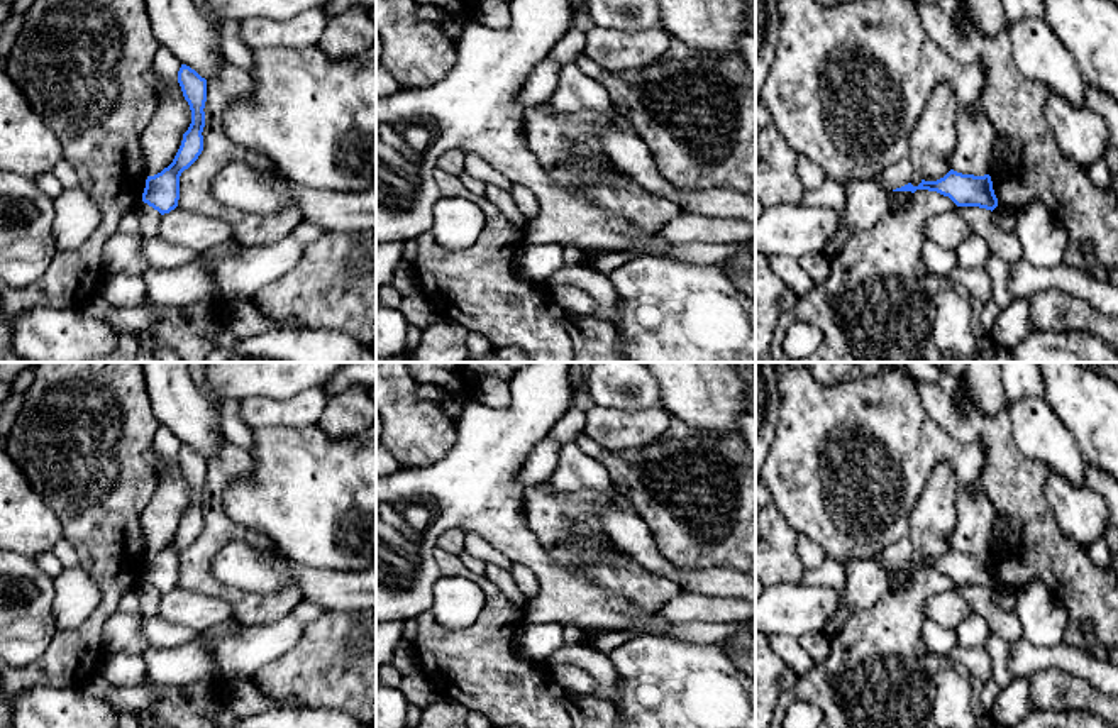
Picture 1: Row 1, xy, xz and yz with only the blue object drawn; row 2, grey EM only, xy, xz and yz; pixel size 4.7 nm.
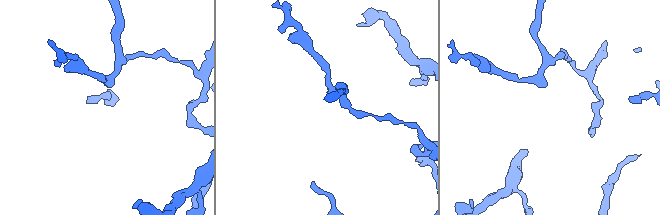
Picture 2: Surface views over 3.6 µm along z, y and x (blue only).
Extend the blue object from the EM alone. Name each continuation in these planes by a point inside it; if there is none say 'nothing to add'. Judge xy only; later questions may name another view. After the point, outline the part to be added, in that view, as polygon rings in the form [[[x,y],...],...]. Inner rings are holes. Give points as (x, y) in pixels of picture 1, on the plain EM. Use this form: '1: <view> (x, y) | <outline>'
nothing to add

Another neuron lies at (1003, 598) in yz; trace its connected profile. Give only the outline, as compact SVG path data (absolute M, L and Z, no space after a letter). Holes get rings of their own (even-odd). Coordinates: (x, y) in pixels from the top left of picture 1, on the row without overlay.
M998 584L998 586L991 591L991 601L993 601L993 604L994 604L998 609L1015 611L1015 606L1016 606L1016 591L1011 591L1011 589Z

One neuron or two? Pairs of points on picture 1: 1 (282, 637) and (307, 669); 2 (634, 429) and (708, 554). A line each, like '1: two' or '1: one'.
1: two
2: two

